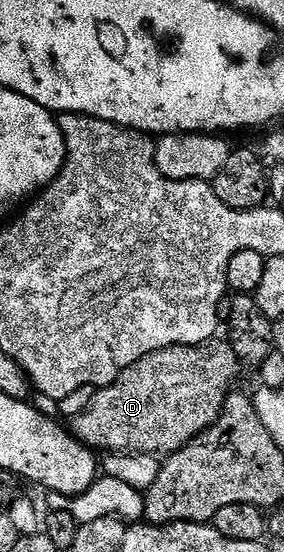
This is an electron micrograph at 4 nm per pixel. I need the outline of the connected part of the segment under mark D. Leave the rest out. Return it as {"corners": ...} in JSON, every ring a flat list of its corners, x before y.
{"corners":[[212,338,205,344,193,346,162,348,153,354,145,354,145,358,133,362,133,366,123,371,112,384,96,391,86,411,70,421,70,431,92,450,111,448,107,450,112,453,156,458,172,456,219,421,225,402,236,387,235,379,241,373,239,359,231,343,226,339,219,339]]}

